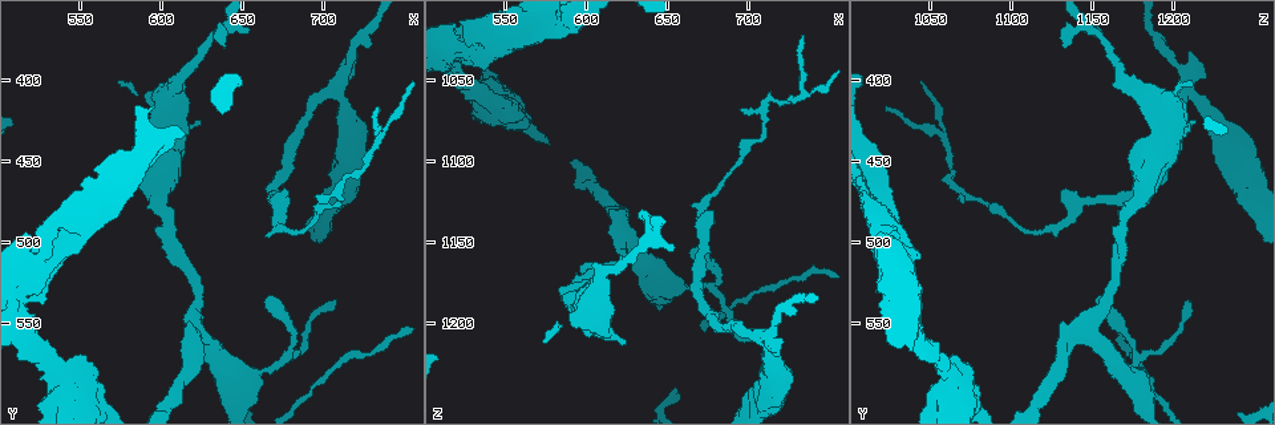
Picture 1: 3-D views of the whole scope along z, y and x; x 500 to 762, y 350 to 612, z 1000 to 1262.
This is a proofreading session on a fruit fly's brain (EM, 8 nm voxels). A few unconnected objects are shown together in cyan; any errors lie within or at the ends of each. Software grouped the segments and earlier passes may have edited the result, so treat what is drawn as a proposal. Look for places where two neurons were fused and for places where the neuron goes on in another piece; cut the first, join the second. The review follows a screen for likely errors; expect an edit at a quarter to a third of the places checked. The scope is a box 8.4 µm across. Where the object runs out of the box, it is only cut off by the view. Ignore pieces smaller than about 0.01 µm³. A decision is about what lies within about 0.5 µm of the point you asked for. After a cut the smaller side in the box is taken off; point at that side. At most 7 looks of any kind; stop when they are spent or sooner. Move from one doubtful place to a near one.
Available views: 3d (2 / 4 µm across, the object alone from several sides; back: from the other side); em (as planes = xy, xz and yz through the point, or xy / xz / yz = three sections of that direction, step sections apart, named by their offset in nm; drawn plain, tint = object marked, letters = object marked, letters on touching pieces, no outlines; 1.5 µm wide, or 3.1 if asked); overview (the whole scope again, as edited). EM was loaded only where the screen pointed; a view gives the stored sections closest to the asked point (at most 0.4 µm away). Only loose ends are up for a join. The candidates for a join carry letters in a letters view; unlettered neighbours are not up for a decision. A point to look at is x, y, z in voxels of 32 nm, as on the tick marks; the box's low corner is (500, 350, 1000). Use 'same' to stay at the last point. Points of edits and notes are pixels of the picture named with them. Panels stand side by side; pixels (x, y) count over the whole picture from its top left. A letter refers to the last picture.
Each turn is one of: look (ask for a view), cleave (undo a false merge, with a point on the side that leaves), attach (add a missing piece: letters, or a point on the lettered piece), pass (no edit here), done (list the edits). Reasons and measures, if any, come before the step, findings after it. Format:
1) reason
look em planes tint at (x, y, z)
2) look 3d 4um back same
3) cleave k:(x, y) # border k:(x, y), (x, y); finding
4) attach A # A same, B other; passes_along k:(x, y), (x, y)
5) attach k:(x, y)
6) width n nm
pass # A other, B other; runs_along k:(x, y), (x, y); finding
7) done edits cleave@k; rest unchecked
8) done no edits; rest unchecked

a narrow waist
look 3d 4um at (524, 566, 1050)

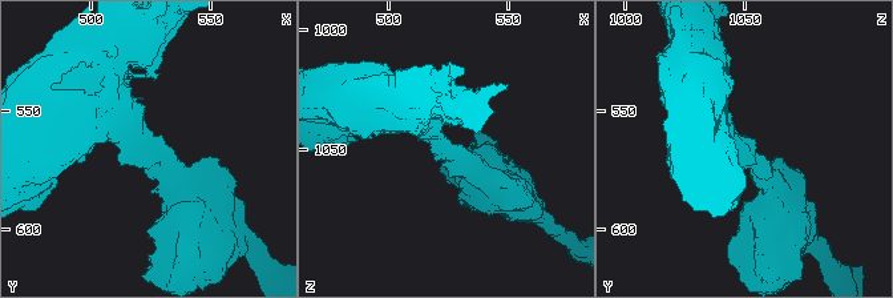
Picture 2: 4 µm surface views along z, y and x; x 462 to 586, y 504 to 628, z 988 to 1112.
arm_widths 340, 380 nm; need the tissue
look em xy step 4 tint at (524, 567, 1051)

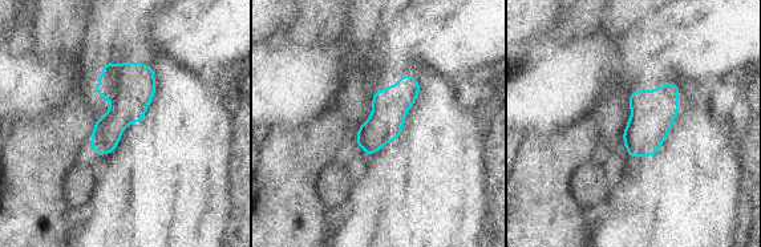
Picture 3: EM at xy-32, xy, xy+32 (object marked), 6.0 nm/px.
cut it another way
look em planes letters same

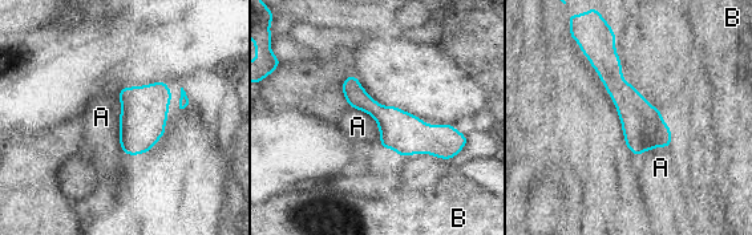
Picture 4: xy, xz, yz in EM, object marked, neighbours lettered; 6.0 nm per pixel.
pass # A other, B other; runs_along 4:(348, 84), (409, 136), (464, 140); one neuron here

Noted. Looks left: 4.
look em yz step 8 letters at (526, 510, 1022)

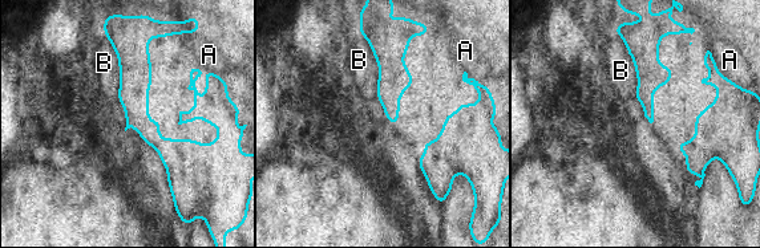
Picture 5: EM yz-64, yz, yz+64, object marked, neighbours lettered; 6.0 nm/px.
look em planes letters same

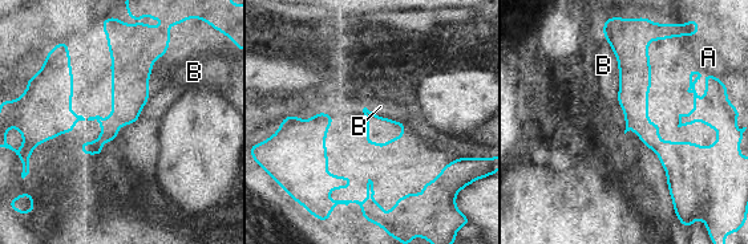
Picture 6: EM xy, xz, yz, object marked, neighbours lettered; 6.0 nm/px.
width 90 nm
pass # A other, B other; border 6:(611, 49), (618, 70), (617, 101); one neuron here

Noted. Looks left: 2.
done no edits; rest unchecked

